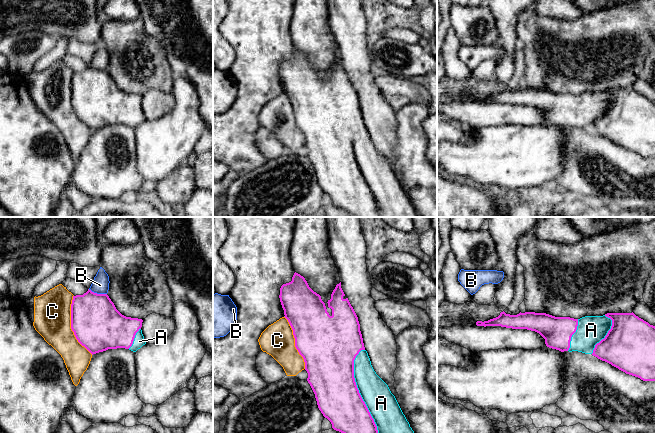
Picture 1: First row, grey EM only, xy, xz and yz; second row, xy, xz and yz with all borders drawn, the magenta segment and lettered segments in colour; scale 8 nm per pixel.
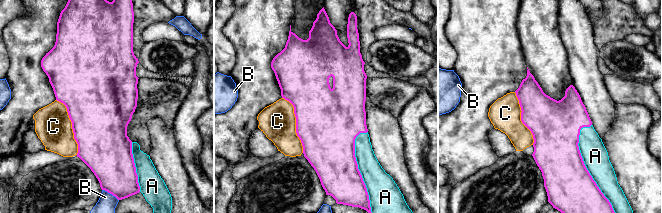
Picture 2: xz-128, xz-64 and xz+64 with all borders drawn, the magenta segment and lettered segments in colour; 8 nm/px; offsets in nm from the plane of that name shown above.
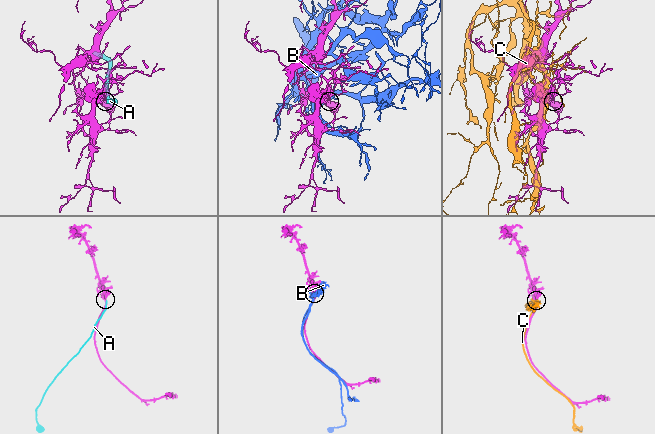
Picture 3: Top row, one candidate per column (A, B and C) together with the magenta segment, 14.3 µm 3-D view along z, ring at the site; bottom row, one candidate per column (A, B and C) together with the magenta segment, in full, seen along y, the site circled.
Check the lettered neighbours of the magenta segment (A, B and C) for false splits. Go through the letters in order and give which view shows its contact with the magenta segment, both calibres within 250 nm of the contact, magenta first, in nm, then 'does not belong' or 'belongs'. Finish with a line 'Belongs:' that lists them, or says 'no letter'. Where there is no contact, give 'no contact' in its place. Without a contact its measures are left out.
A: meets magenta in xz; 360 nm thick on the magenta side, 240 nm on the other; belongs
B: meets magenta in xy; 400 nm thick on the magenta side, 140 nm on the other; does not belong
C: meets magenta in xy; 400 nm thick on the magenta side, 300 nm on the other; does not belong
Belongs: A

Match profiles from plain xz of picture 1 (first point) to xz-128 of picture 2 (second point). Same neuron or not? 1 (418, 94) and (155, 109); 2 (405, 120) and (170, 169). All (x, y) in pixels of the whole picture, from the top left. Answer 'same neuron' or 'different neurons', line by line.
1: same neuron
2: different neurons

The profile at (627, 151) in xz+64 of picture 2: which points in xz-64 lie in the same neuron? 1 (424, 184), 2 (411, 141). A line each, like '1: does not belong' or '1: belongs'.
1: belongs
2: belongs

